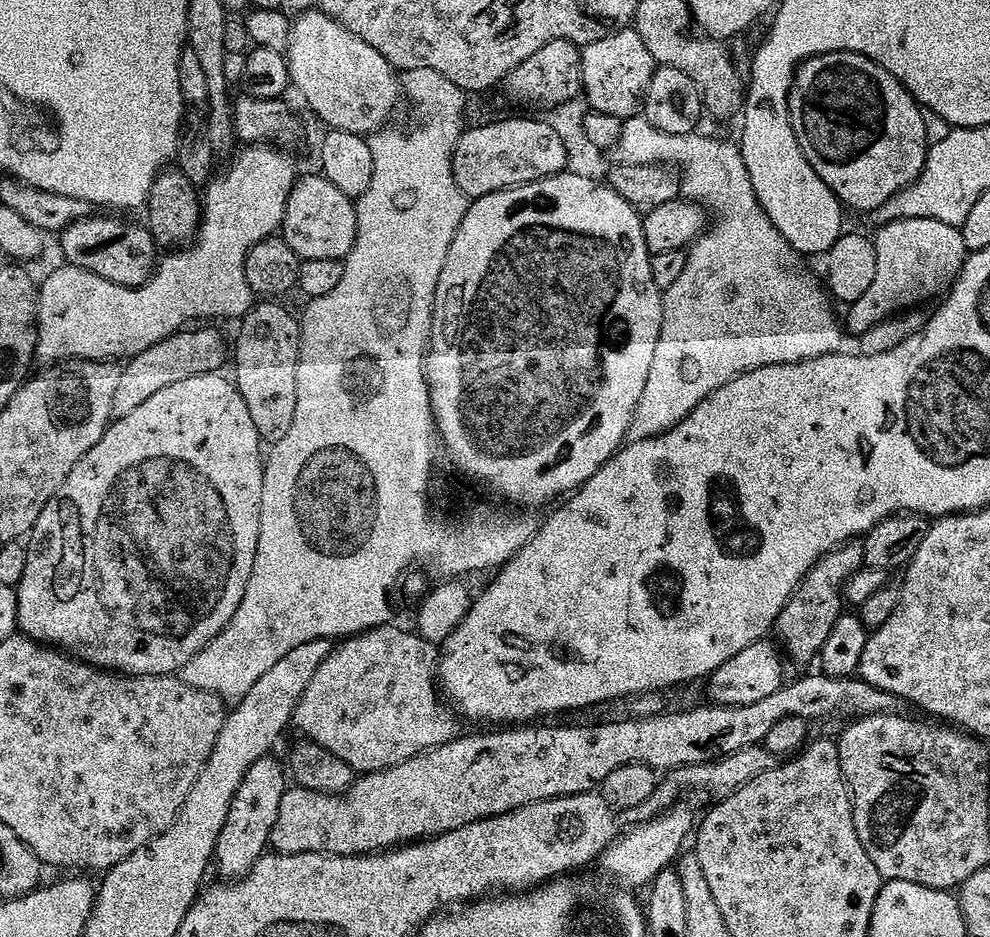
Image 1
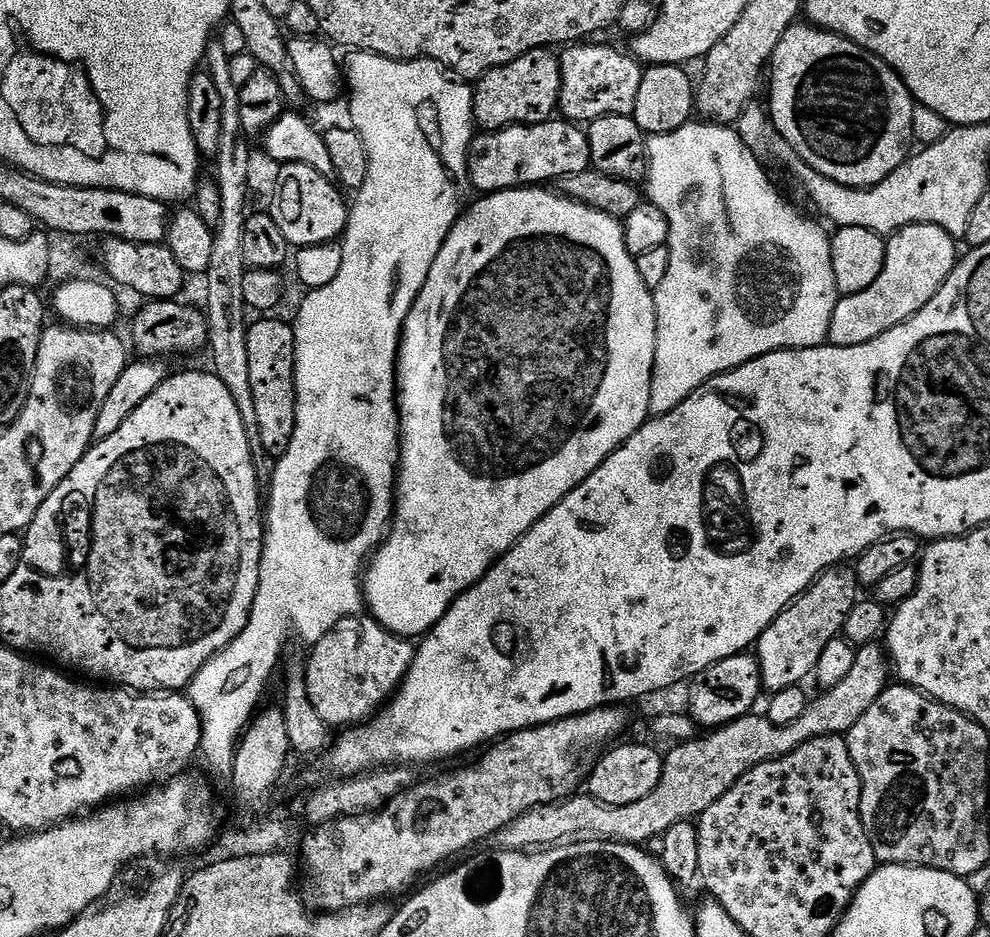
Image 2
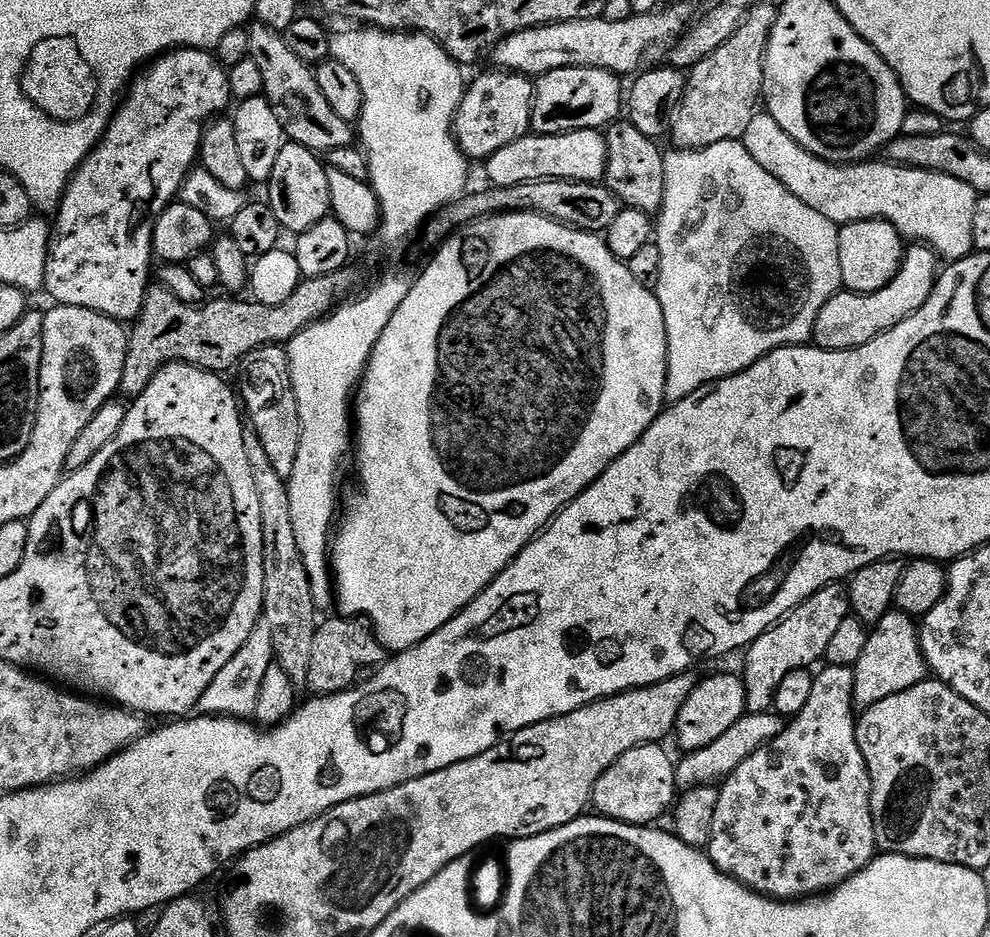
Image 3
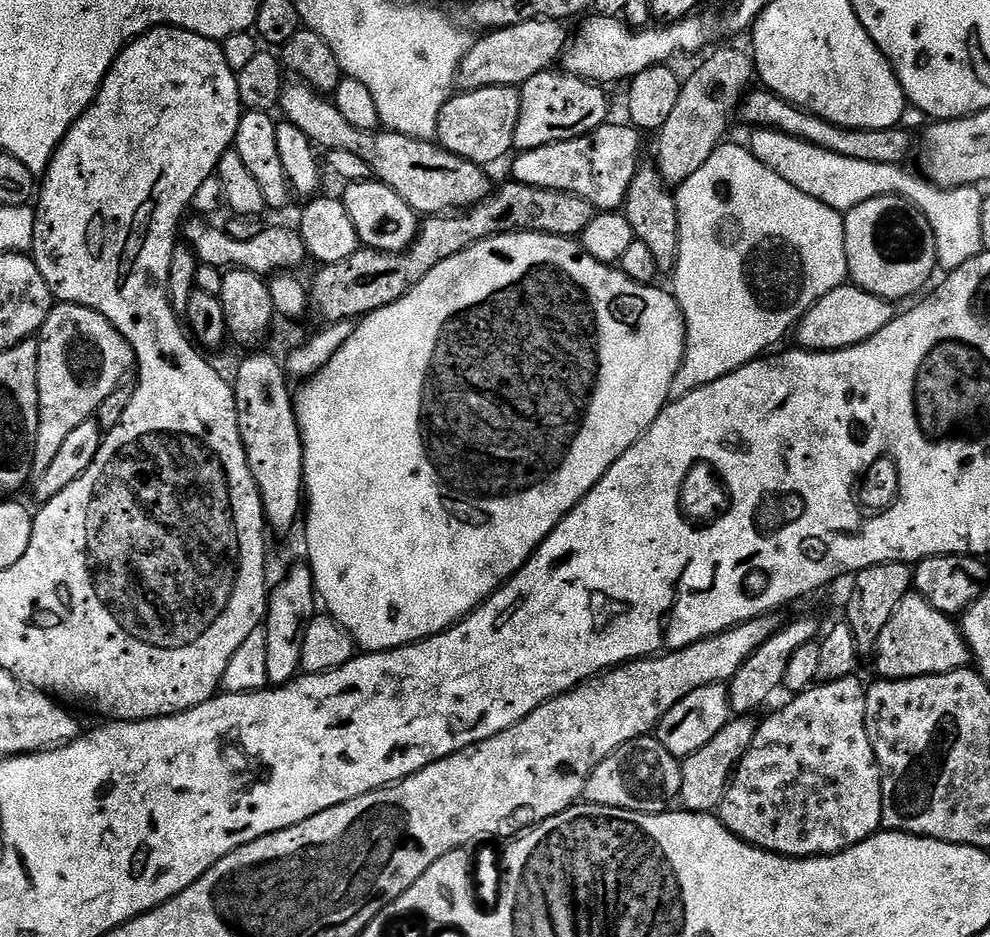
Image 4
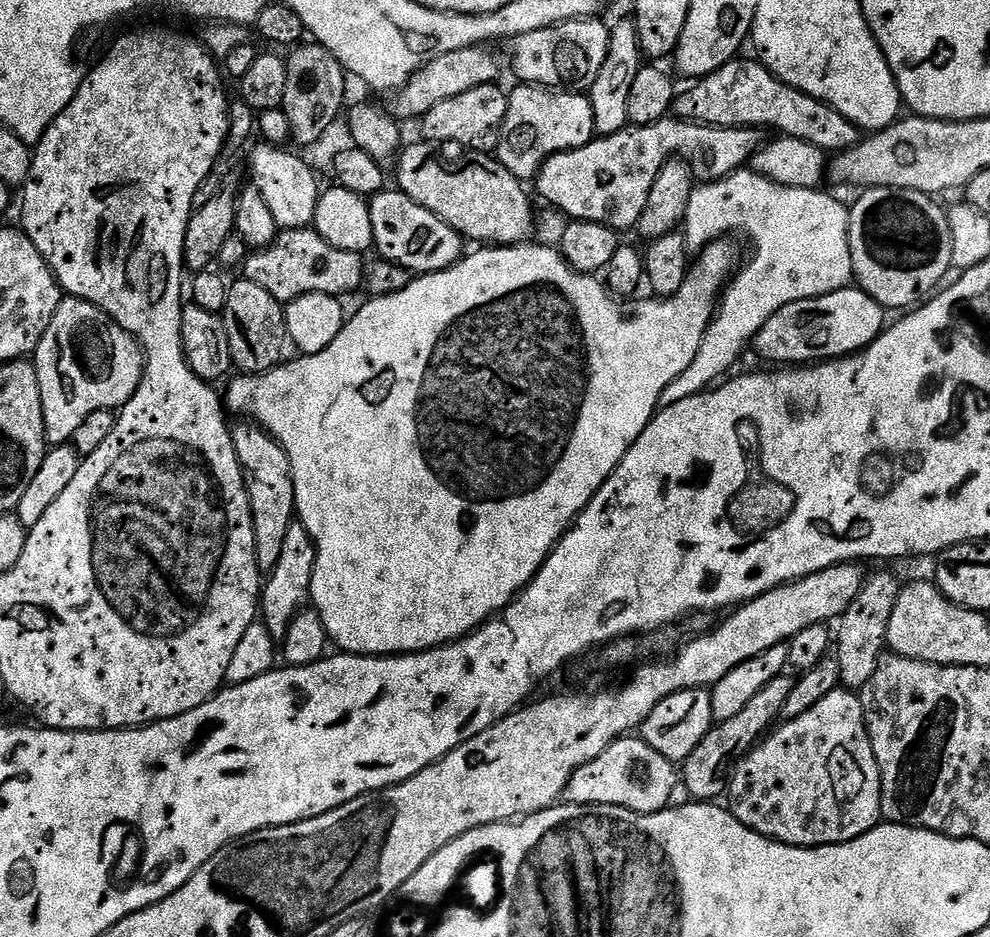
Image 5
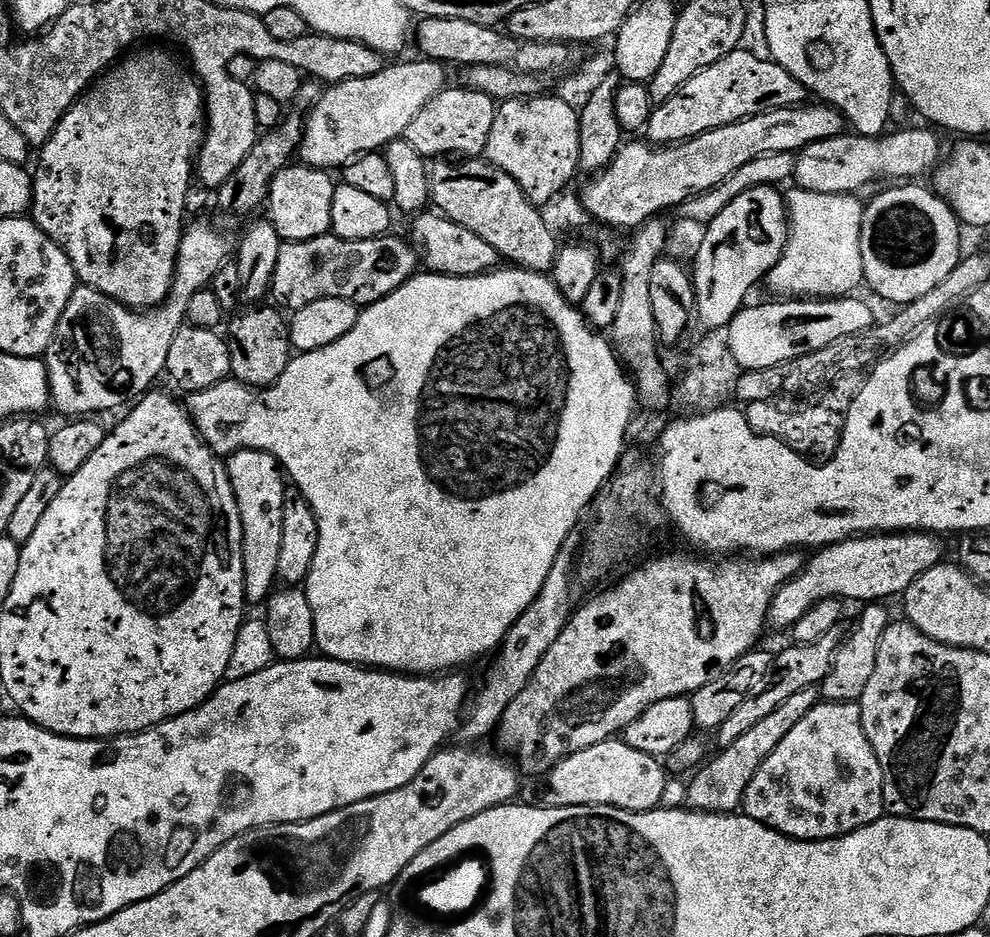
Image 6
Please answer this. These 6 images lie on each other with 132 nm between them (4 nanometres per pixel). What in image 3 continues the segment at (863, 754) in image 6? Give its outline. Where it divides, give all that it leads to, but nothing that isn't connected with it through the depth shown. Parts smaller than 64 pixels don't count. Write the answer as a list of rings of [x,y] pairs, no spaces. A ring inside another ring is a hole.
[[[842,664],[824,666],[819,671],[815,673],[814,694],[810,694],[806,706],[802,706],[802,710],[785,723],[784,728],[777,736],[773,737],[768,744],[756,748],[719,785],[720,797],[718,798],[718,806],[714,810],[714,826],[710,830],[710,838],[706,845],[709,858],[724,872],[738,880],[743,880],[749,888],[754,888],[756,891],[763,892],[773,898],[796,898],[801,894],[812,894],[817,890],[838,885],[841,881],[848,880],[853,873],[860,872],[878,852],[876,835],[874,834],[874,814],[872,813],[872,783],[866,766],[866,758],[862,756],[862,750],[858,746],[858,738],[856,737],[858,712],[852,699],[856,674],[851,667]]]

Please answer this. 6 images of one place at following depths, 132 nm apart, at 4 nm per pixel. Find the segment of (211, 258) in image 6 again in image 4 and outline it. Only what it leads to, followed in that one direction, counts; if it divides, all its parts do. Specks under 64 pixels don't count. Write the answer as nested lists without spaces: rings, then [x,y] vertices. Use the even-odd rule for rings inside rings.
[[[57,303],[40,327],[38,333],[38,402],[40,403],[40,425],[36,435],[36,449],[32,451],[32,467],[37,473],[46,470],[50,461],[58,455],[58,449],[64,439],[82,422],[93,419],[96,411],[116,388],[125,383],[124,375],[134,368],[132,347],[118,334],[118,330],[92,308],[83,308],[80,304]]]

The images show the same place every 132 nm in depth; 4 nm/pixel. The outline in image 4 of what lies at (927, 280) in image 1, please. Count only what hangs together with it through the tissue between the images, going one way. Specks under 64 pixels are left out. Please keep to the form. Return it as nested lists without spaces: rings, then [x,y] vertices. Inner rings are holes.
[[[845,286],[836,288],[830,294],[826,294],[820,301],[815,304],[806,315],[800,319],[799,324],[794,329],[794,337],[801,349],[809,352],[836,352],[840,348],[853,348],[855,344],[860,344],[864,340],[868,340],[874,334],[878,334],[878,330],[885,328],[892,321],[894,315],[893,305],[889,301],[878,298],[874,294],[870,294],[866,290],[855,286]]]

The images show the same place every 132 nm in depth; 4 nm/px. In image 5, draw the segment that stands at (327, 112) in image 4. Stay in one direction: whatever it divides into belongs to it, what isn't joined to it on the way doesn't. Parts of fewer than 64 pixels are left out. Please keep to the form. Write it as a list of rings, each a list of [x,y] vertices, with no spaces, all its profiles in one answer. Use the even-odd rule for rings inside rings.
[[[409,143],[395,161],[399,191],[418,202],[418,206],[426,206],[426,210],[442,218],[465,241],[481,240],[479,243],[484,246],[511,246],[527,244],[533,239],[532,231],[536,228],[536,220],[532,217],[532,204],[524,193],[525,185],[514,174],[510,174],[510,170],[506,170],[506,166],[502,166],[499,160],[488,154],[472,154],[469,155],[469,160],[464,160],[461,164],[447,164],[431,152],[433,149],[427,143],[419,143]]]

